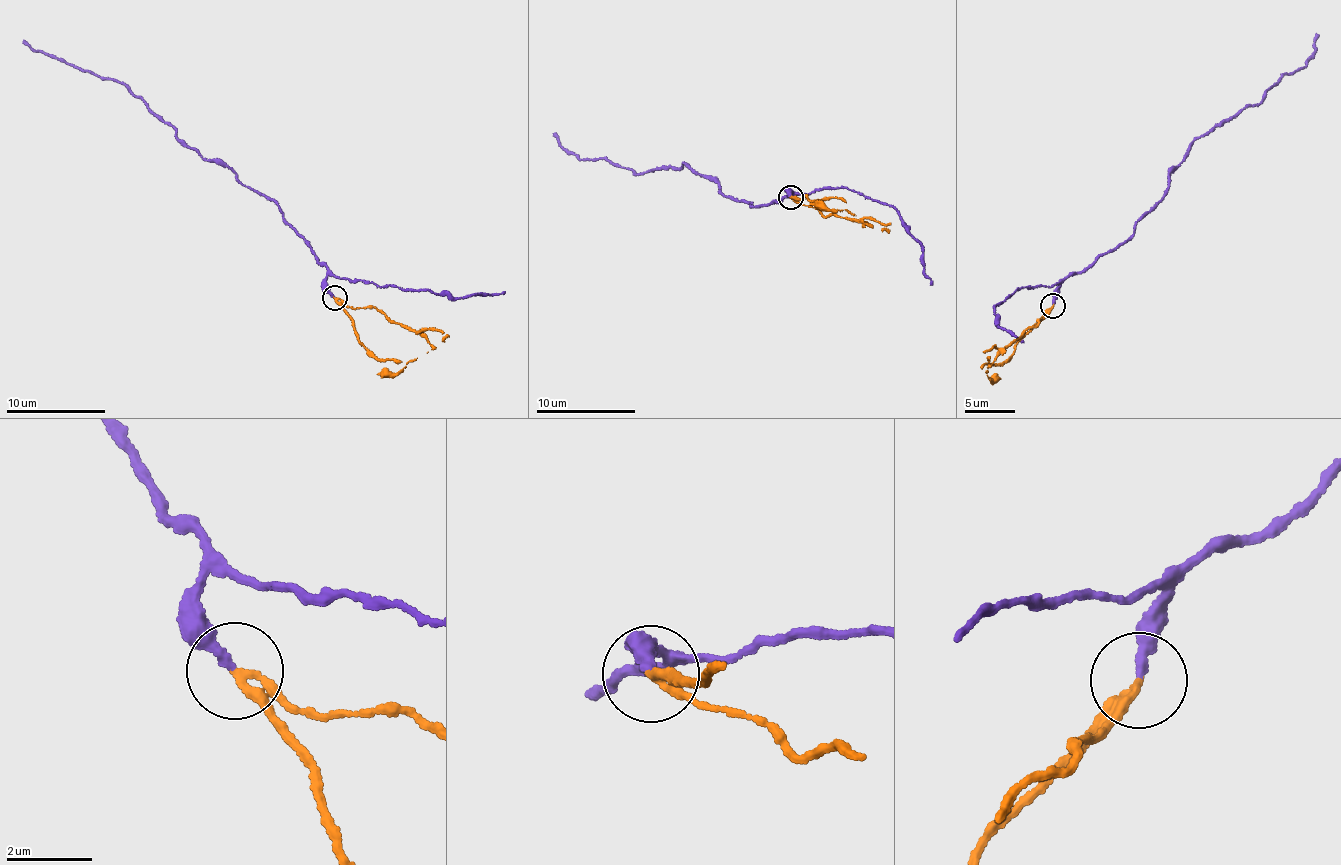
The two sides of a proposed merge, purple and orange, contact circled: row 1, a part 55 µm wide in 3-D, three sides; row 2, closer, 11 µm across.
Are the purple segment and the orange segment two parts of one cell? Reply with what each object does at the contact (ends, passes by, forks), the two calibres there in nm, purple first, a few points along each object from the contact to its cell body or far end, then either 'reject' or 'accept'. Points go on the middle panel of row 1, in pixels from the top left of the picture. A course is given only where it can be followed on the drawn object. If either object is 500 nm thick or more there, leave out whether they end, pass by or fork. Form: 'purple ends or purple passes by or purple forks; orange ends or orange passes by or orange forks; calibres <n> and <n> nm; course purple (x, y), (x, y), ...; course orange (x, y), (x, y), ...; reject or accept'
purple ends; orange ends; calibres 240 and 240 nm; course purple (789, 197), (753, 206), (721, 194), (716, 182), (683, 163), (636, 174), (565, 152), (554, 134); course orange (789, 197), (824, 215), (887, 226), (882, 228); reject

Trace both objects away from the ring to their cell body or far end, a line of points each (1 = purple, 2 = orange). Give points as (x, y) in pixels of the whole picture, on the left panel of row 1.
1: (333, 298), (325, 264), (315, 262), (273, 201), (203, 159), (122, 83), (49, 57), (23, 39)
2: (333, 298), (357, 309), (376, 308), (416, 332), (442, 332), (442, 341)

